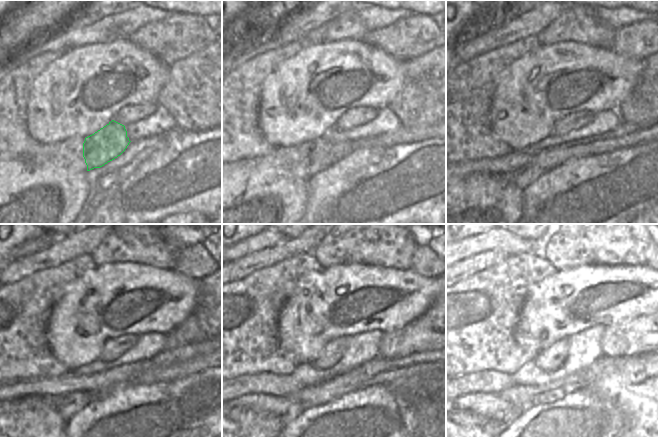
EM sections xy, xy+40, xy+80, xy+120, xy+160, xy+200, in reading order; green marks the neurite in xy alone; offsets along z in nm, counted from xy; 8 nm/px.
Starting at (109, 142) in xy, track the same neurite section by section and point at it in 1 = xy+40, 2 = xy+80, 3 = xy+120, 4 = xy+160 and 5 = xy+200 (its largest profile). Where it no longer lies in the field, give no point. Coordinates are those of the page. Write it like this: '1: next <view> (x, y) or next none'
1: next xy+40 (318, 154)
2: next xy+80 (524, 177)
3: next xy+120 (67, 405)
4: next xy+160 (286, 409)
5: next xy+200 (488, 406)

